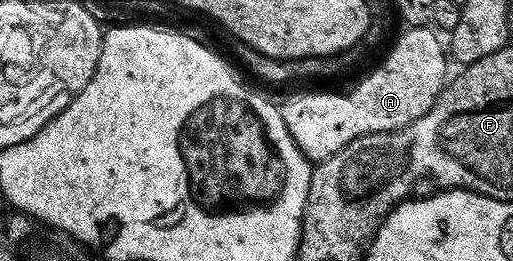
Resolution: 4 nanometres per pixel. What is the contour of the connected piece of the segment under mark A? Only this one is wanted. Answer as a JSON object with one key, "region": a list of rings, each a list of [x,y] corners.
{"region":[[[408,28],[391,54],[352,93],[303,93],[282,102],[285,127],[312,163],[333,159],[359,137],[392,133],[421,119],[437,103],[448,84],[449,53],[434,28]]]}

